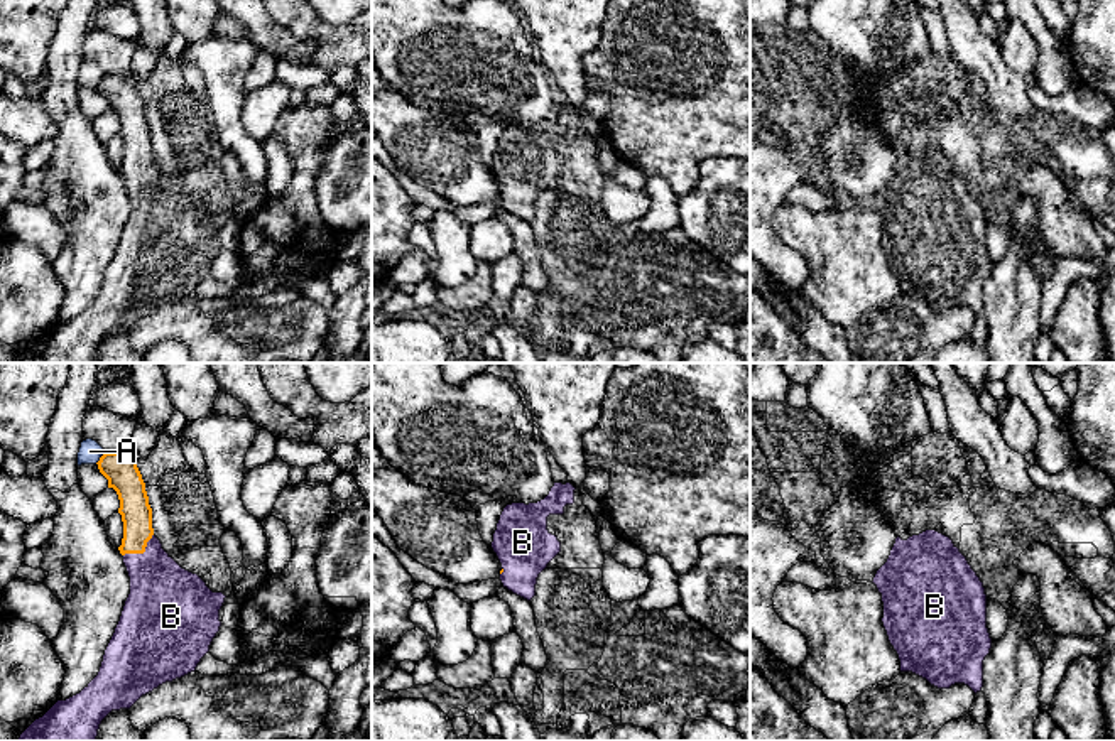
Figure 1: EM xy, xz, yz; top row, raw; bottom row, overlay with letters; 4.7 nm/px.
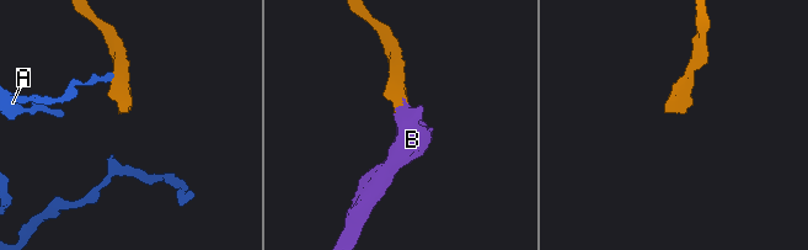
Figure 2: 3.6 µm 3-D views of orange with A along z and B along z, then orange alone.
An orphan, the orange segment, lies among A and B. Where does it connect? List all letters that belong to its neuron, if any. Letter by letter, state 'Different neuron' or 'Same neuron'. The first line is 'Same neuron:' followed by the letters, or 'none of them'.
Same neuron: B
A: Different neuron
B: Same neuron

